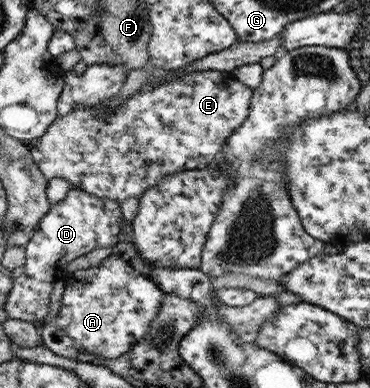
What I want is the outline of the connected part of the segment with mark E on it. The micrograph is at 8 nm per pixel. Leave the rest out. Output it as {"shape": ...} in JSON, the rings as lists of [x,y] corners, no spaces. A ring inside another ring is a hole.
{"shape":[[[207,70],[191,72],[181,77],[166,79],[152,87],[143,84],[132,97],[108,110],[110,102],[98,107],[78,105],[66,116],[58,116],[49,126],[38,146],[29,146],[34,163],[46,178],[62,178],[72,183],[73,189],[85,190],[98,198],[124,202],[140,198],[145,192],[162,183],[166,175],[199,172],[212,164],[223,151],[227,138],[248,120],[253,88],[246,86],[231,71]]]}

